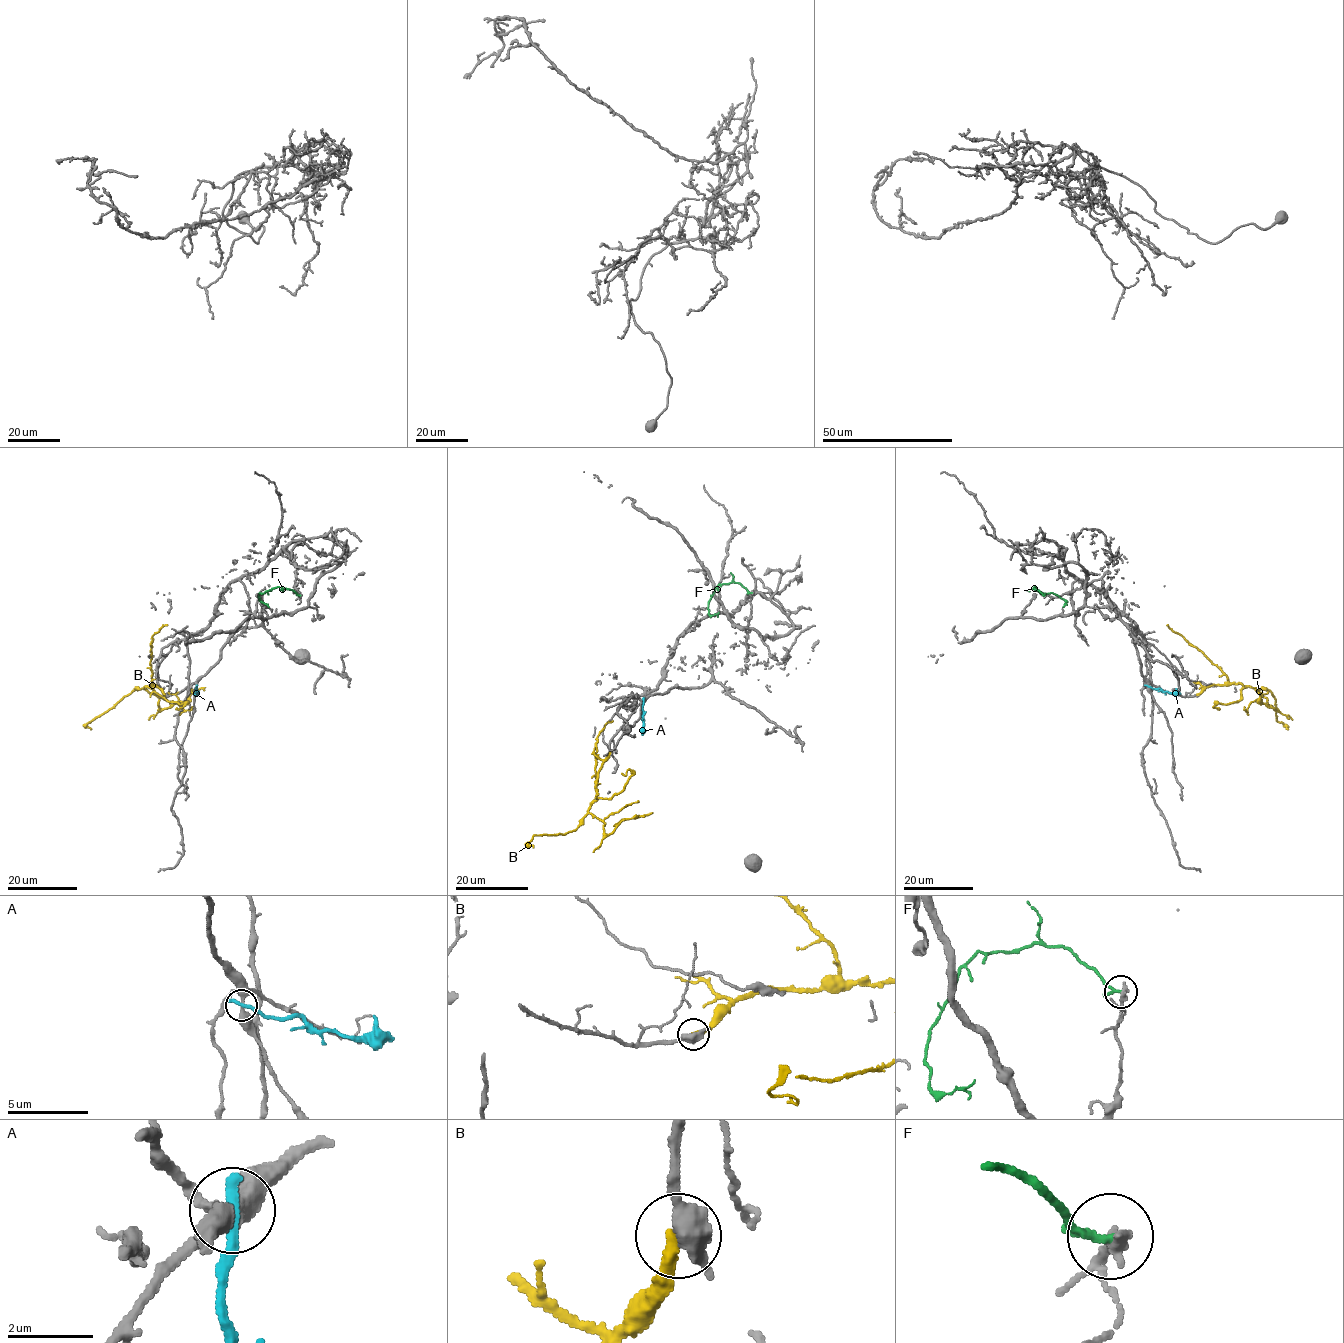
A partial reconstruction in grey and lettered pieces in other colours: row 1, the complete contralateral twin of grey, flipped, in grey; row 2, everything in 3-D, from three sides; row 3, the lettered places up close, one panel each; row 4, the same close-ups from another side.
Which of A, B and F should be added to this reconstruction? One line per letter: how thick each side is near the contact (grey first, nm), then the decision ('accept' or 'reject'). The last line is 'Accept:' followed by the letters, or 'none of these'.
A: calibres 300 and 320 nm; reject
B: calibres 650 and 320 nm; reject
F: calibres 400 and 200 nm; reject
Accept: none of these

